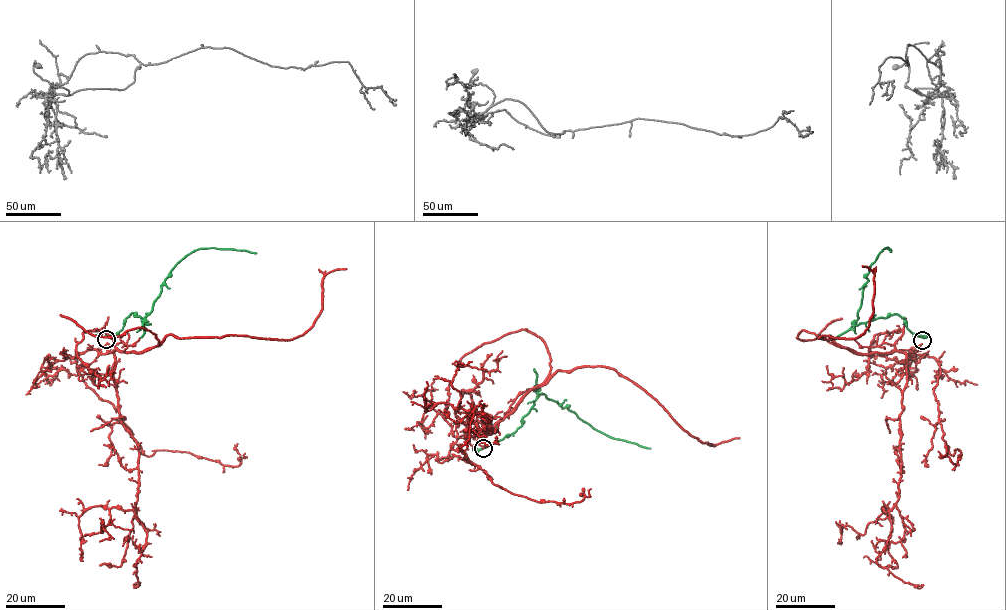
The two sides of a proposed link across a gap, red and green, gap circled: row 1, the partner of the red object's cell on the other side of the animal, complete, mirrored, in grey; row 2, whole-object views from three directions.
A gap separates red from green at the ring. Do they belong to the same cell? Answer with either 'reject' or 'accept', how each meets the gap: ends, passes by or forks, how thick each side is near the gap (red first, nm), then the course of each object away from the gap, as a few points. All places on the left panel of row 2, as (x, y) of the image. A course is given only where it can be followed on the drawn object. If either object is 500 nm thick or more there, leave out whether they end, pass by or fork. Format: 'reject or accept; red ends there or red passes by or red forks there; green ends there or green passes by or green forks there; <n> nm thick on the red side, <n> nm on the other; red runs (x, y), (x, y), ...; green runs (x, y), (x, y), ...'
accept; red passes by; green forks there; 80 nm thick on the red side, 140 nm on the other; red runs (107, 342), (102, 353), (143, 352), (169, 335), (292, 340), (319, 315), (323, 277), (346, 268); green runs (105, 336), (120, 331), (131, 314), (147, 322), (161, 285), (192, 252), (214, 248), (256, 253)

